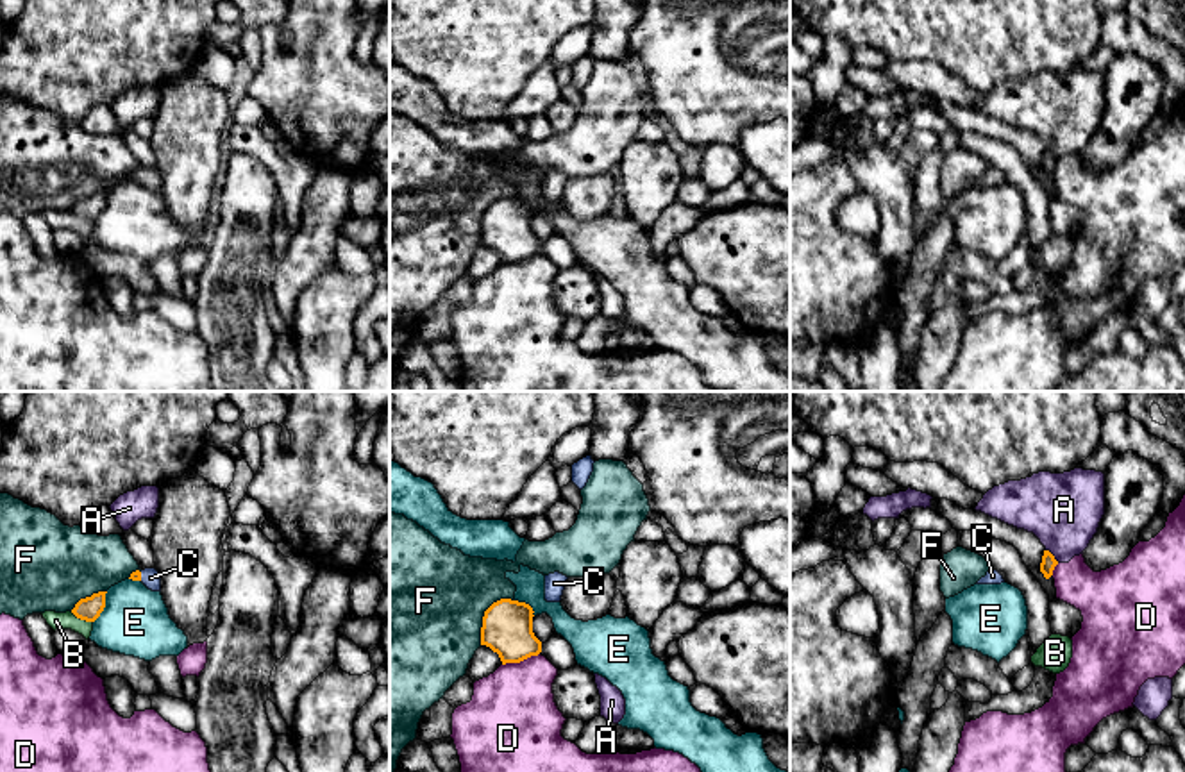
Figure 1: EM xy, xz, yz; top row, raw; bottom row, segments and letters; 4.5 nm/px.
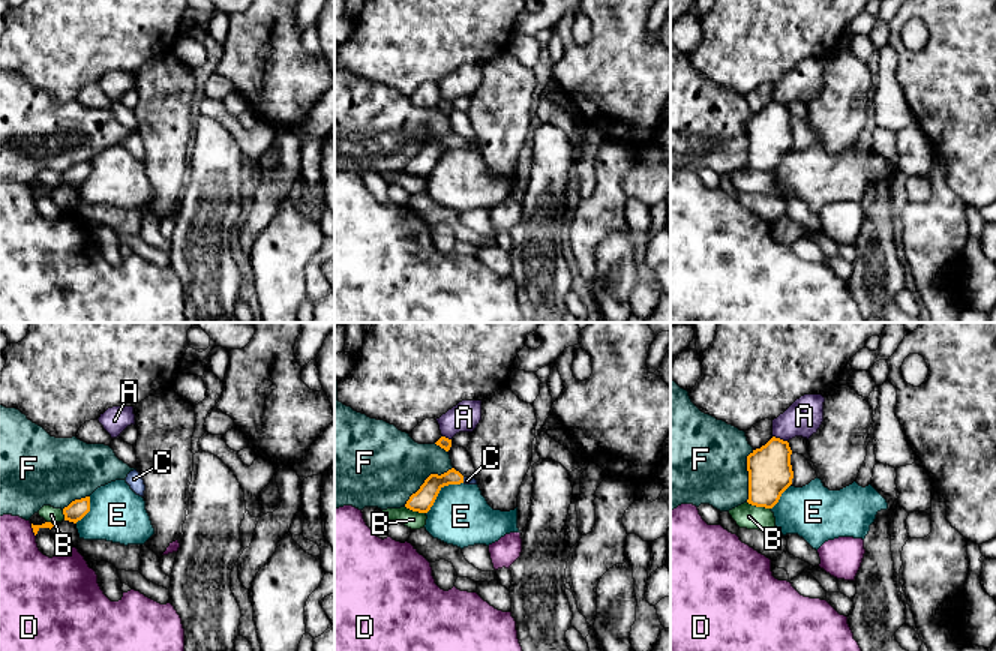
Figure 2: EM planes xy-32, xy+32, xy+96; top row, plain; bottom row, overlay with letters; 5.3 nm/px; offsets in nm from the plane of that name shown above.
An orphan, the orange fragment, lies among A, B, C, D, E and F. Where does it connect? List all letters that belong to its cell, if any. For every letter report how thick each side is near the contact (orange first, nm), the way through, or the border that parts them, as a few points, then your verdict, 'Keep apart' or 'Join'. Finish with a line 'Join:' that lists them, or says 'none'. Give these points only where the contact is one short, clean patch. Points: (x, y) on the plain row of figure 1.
A: Thickness 70 nm (orange) against 340 nm. Keep apart
B: Thickness 110 nm (orange) against 80 nm. Keep apart
C: Thickness 50 nm (orange) against 90 nm. Path across: xy (136, 176), (140, 176), (151, 177). Join
D: Thickness 220 nm (orange) against 380 nm. Keep apart
E: Thickness 110 nm (orange) against 300 nm. Keep apart
F: Thickness 220 nm (orange) against 500 nm. Keep apart
Join: C

